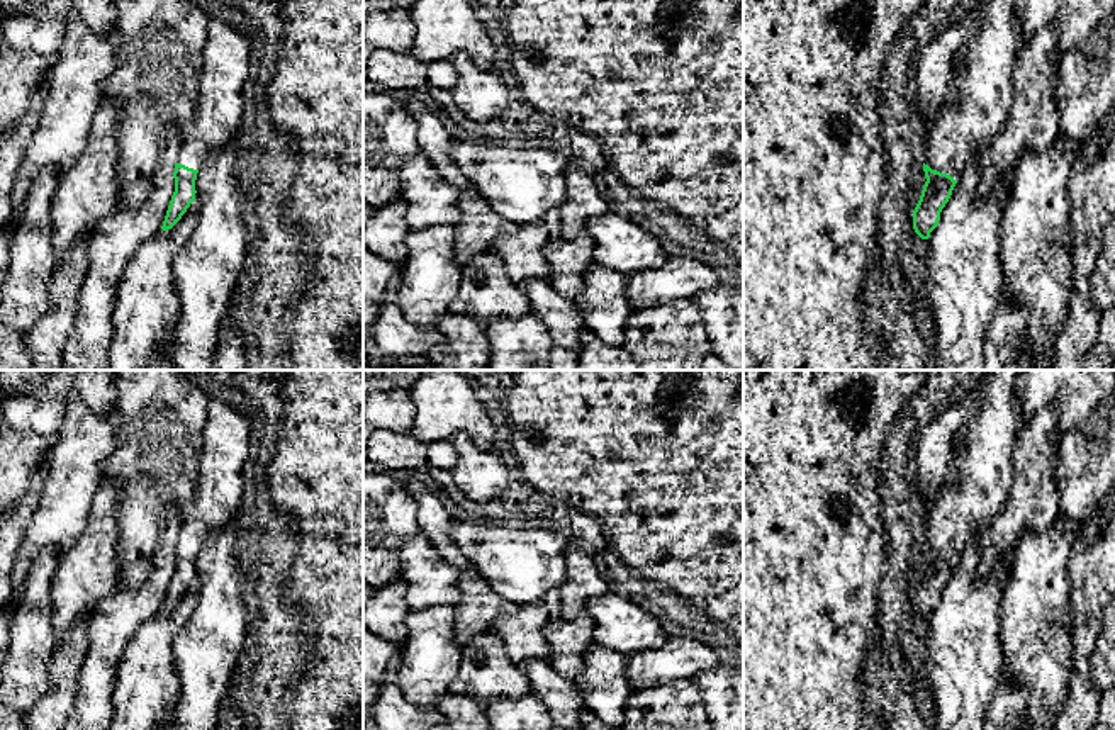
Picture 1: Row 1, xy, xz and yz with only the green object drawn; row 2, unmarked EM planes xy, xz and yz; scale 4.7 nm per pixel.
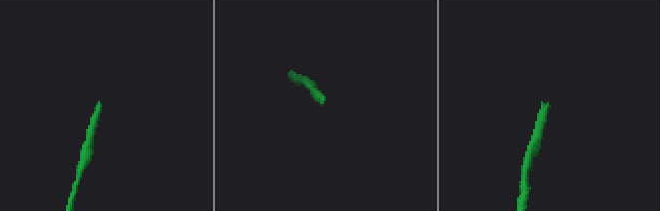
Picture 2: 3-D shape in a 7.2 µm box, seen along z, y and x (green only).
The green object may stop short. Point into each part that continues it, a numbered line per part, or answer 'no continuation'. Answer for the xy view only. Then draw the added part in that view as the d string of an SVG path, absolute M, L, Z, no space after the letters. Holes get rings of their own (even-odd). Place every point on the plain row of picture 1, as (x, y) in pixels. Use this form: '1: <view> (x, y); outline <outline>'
1: xy (226, 437); outline M209 401L193 508L183 516L176 543L200 550L229 525L243 499L243 467L251 446L249 418L226 401Z

